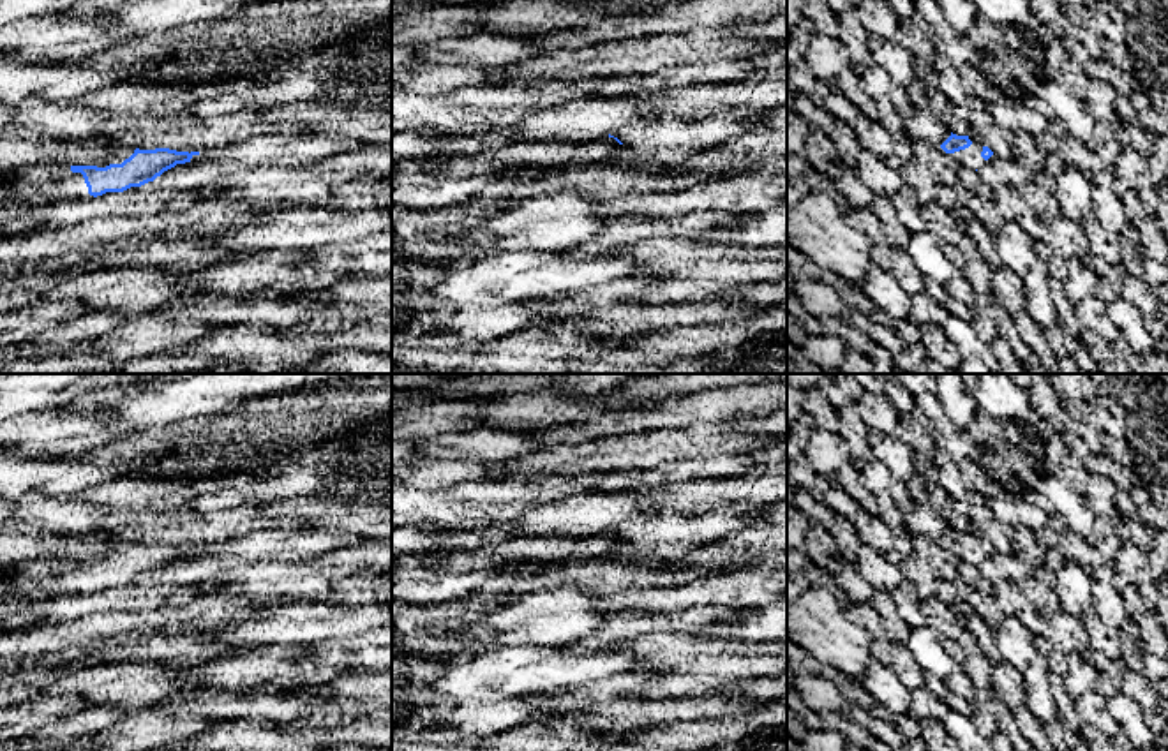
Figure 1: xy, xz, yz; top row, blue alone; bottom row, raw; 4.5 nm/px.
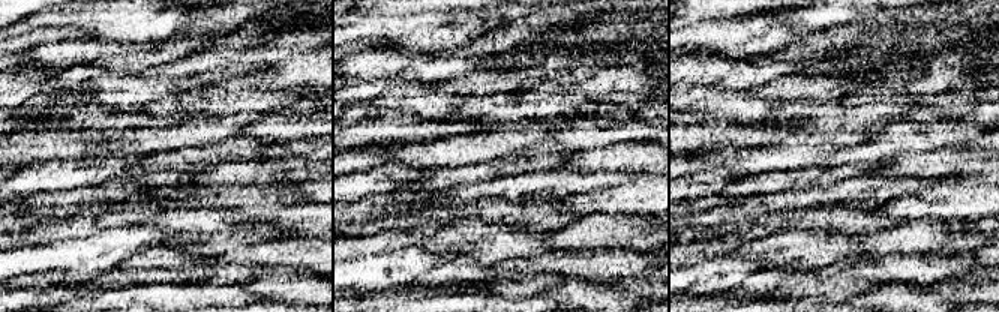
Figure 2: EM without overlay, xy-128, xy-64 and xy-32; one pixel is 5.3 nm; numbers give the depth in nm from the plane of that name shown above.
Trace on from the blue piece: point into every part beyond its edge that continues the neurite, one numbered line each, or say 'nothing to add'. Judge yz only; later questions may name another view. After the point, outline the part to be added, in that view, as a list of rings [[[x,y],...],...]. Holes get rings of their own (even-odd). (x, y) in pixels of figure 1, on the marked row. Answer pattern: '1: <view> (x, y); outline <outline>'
1: yz (971, 157); outline [[[970,136],[969,139],[972,141],[972,145],[970,145],[969,148],[965,148],[965,150],[960,150],[960,152],[955,152],[955,153],[946,153],[942,148],[939,148],[939,150],[940,150],[942,153],[949,155],[956,164],[967,166],[967,167],[970,167],[970,169],[979,169],[979,167],[985,166],[988,160],[992,160],[992,159],[995,157],[995,153],[993,153],[988,160],[985,160],[985,159],[981,157],[981,152],[983,152],[983,148],[985,148],[986,145],[981,143],[981,141],[977,141],[977,139],[974,139],[972,136]]]

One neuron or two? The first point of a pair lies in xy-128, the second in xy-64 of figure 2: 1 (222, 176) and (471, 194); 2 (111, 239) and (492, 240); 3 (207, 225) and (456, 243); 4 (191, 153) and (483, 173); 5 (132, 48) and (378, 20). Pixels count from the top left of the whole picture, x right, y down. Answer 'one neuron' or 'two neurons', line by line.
1: one neuron
2: two neurons
3: one neuron
4: one neuron
5: two neurons

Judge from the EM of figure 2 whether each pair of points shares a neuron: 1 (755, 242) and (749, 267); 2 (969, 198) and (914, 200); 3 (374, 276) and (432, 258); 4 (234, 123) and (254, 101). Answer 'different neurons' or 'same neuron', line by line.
1: different neurons
2: same neuron
3: same neuron
4: different neurons

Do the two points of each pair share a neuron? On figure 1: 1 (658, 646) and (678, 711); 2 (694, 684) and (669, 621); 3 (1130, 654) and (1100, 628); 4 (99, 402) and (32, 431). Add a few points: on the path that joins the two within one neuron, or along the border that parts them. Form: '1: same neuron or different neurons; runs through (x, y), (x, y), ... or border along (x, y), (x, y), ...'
1: different neurons; border along (639, 669), (664, 677)
2: different neurons; border along (690, 632), (650, 632), (632, 642)
3: same neuron; runs through (1121, 651), (1105, 637)
4: different neurons; border along (62, 406), (119, 422)

